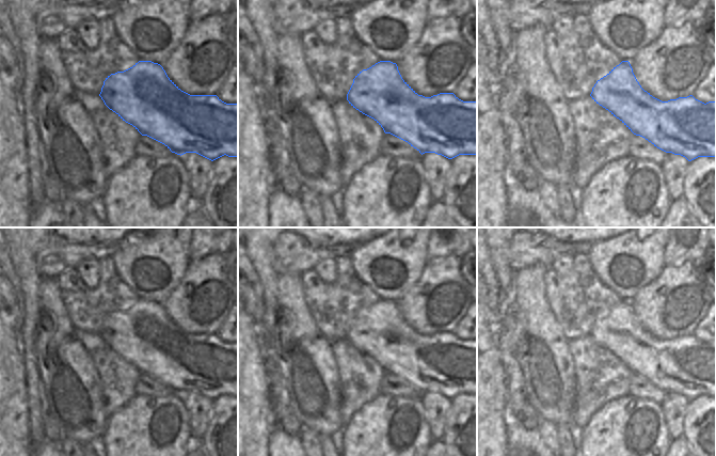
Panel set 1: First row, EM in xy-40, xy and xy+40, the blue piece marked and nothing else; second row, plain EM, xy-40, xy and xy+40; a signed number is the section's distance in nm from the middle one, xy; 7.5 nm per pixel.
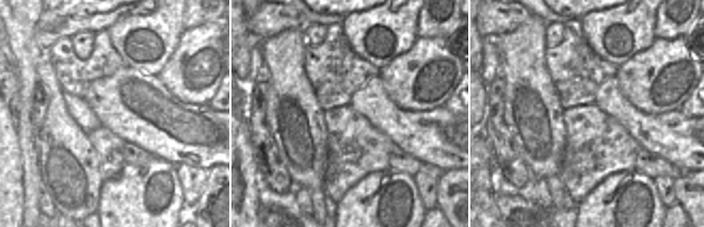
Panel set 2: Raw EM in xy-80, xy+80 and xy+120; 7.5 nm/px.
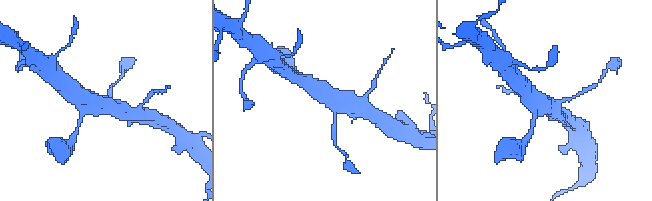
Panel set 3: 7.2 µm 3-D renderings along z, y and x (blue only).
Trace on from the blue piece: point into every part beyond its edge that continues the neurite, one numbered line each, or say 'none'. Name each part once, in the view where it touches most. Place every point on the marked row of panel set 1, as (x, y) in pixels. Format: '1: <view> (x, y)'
none

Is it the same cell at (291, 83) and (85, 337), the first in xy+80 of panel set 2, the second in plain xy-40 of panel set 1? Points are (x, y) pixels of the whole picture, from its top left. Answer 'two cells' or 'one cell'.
two cells

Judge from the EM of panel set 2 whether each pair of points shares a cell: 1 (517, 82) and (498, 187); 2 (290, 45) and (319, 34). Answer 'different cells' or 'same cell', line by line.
1: different cells
2: different cells

